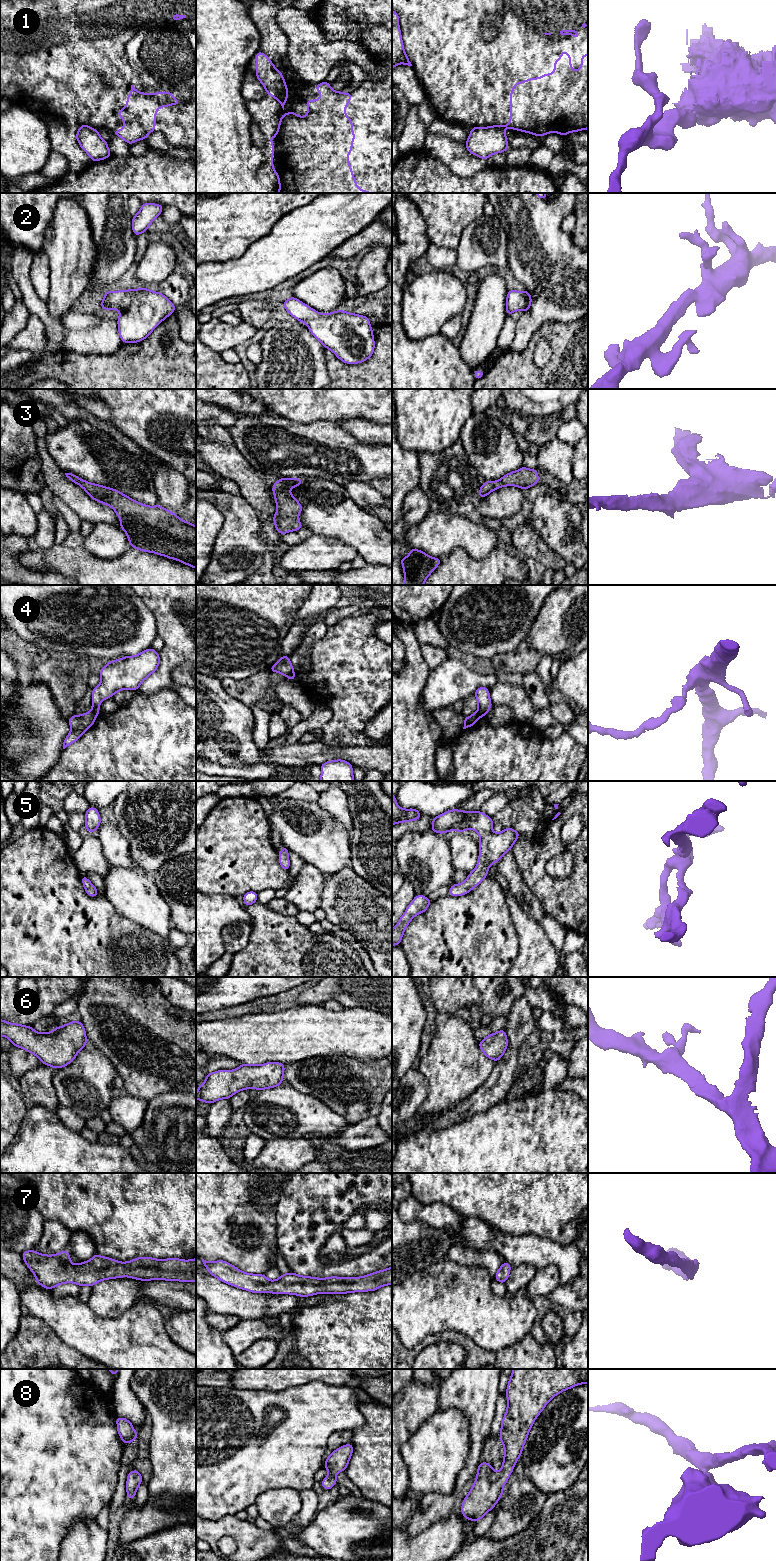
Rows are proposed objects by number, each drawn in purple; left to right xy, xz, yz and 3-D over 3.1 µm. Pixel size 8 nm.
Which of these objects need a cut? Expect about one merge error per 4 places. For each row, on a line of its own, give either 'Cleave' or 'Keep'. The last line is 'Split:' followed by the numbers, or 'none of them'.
1: Cleave
2: Keep
3: Keep
4: Cleave
5: Keep
6: Keep
7: Keep
8: Keep
Split: 1, 4

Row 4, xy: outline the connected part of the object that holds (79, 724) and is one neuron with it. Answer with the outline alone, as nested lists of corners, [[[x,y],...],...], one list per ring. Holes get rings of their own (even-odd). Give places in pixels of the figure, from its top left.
[[[93,710],[82,715],[73,715],[68,719],[71,731],[64,739],[63,749],[76,742],[95,722],[97,714]]]

